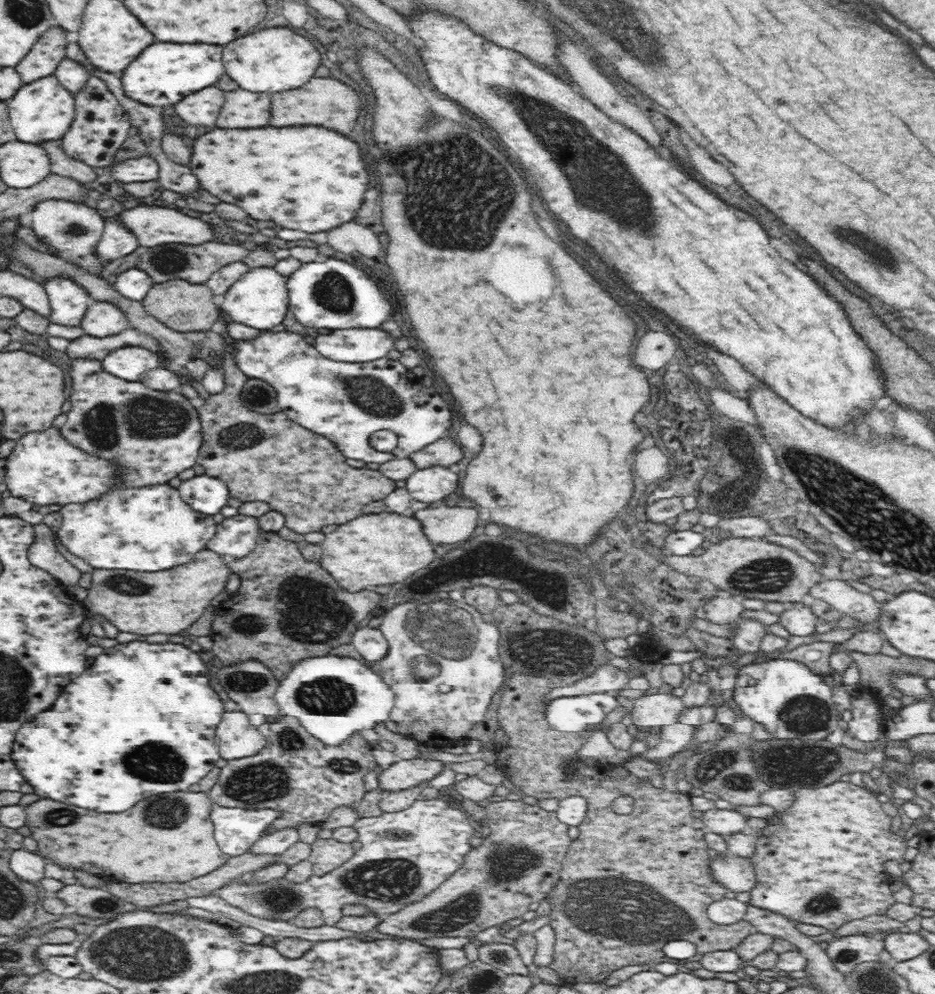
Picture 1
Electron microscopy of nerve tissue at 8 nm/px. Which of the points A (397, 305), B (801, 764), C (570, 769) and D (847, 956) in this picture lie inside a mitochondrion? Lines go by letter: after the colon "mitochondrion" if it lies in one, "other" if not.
A: other
B: mitochondrion
C: other
D: mitochondrion

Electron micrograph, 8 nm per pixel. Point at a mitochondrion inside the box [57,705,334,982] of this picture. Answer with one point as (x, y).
(146, 951)

